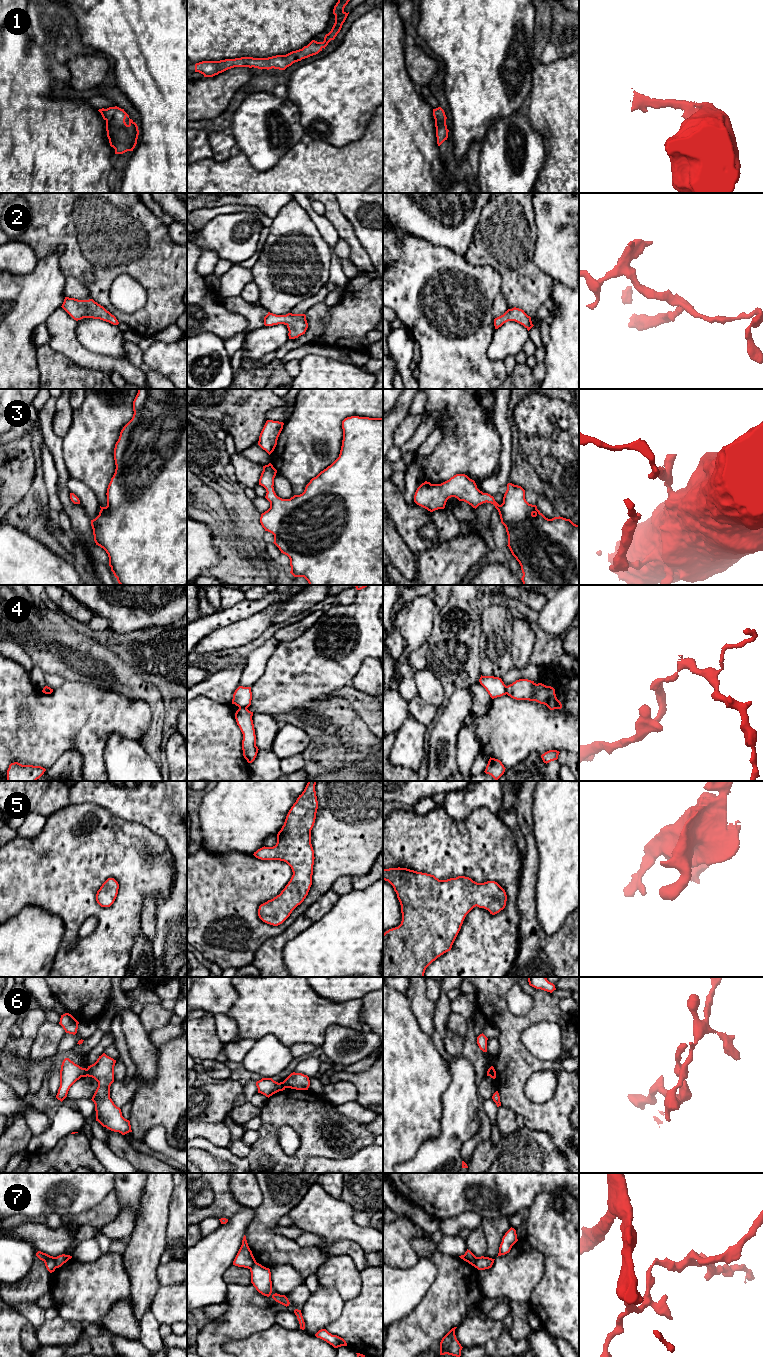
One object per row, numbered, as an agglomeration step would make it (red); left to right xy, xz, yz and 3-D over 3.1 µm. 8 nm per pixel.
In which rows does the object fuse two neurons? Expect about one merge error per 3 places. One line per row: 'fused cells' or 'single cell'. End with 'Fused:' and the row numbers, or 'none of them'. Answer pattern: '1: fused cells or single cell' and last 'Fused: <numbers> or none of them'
1: single cell
2: single cell
3: single cell
4: fused cells
5: single cell
6: fused cells
7: fused cells
Fused: 4, 6, 7

